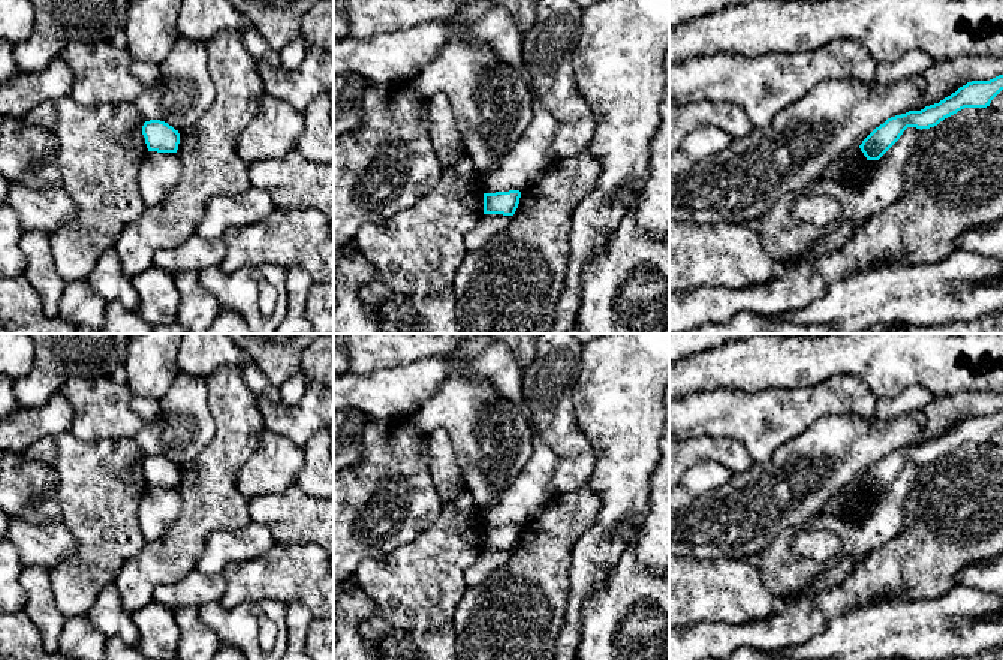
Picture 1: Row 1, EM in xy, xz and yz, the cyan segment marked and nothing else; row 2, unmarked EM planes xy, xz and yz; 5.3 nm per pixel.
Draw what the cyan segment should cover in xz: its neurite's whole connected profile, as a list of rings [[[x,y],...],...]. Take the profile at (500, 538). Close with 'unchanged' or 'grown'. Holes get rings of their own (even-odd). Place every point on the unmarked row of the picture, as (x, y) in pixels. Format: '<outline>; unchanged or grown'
[[[521,527],[484,528],[484,549],[513,551],[519,539]]]; unchanged

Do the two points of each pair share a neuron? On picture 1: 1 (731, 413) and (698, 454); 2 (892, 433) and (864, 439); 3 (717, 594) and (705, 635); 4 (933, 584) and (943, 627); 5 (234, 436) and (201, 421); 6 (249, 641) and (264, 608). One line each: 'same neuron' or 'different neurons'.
1: different neurons
2: same neuron
3: different neurons
4: different neurons
5: different neurons
6: same neuron

